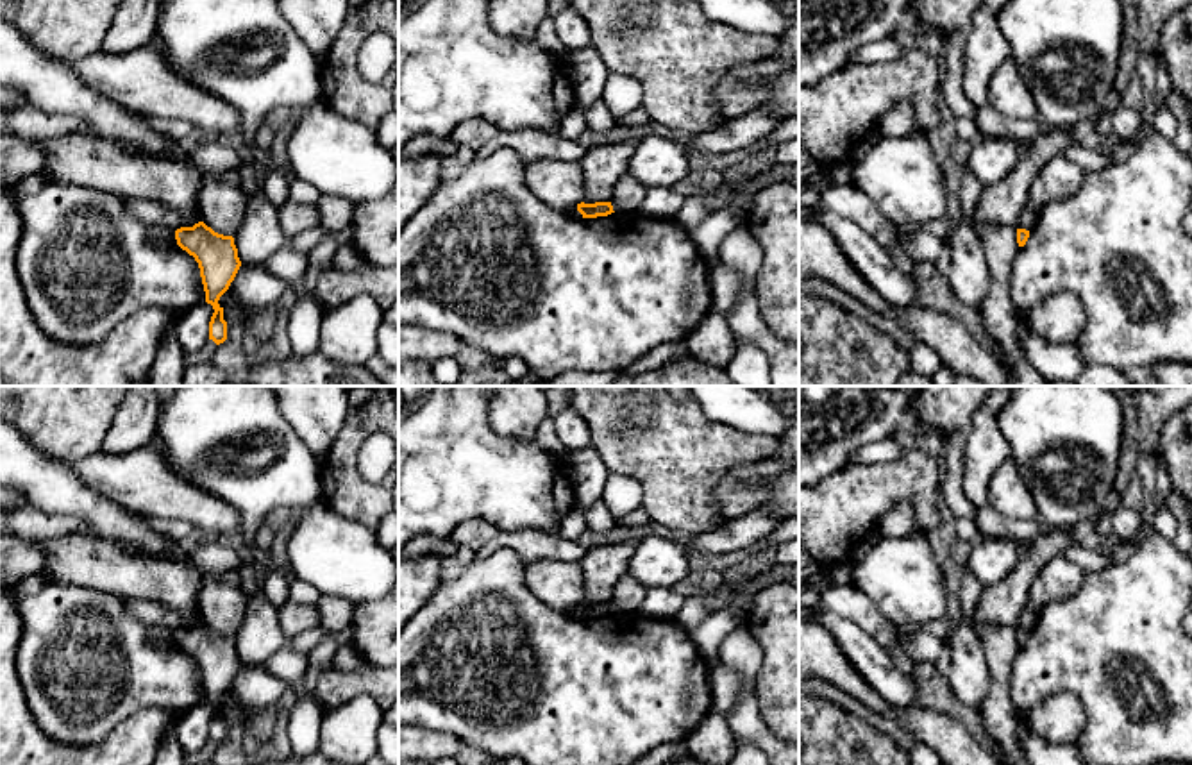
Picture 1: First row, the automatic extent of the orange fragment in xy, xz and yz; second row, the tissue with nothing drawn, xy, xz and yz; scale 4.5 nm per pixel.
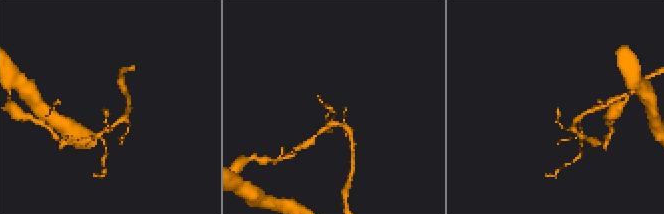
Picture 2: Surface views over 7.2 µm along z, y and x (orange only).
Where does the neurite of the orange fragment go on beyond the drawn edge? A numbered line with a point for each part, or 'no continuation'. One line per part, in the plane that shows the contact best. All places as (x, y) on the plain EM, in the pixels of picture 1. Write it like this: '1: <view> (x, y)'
no continuation

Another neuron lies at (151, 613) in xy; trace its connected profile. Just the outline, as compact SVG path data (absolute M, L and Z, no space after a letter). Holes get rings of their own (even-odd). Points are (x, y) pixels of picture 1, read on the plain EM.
M125 597L123 604L129 615L148 627L164 626L173 631L184 627L182 618L161 602Z

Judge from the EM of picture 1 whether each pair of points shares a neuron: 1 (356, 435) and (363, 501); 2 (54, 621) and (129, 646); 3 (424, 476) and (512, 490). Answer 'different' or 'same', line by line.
1: same
2: same
3: same

